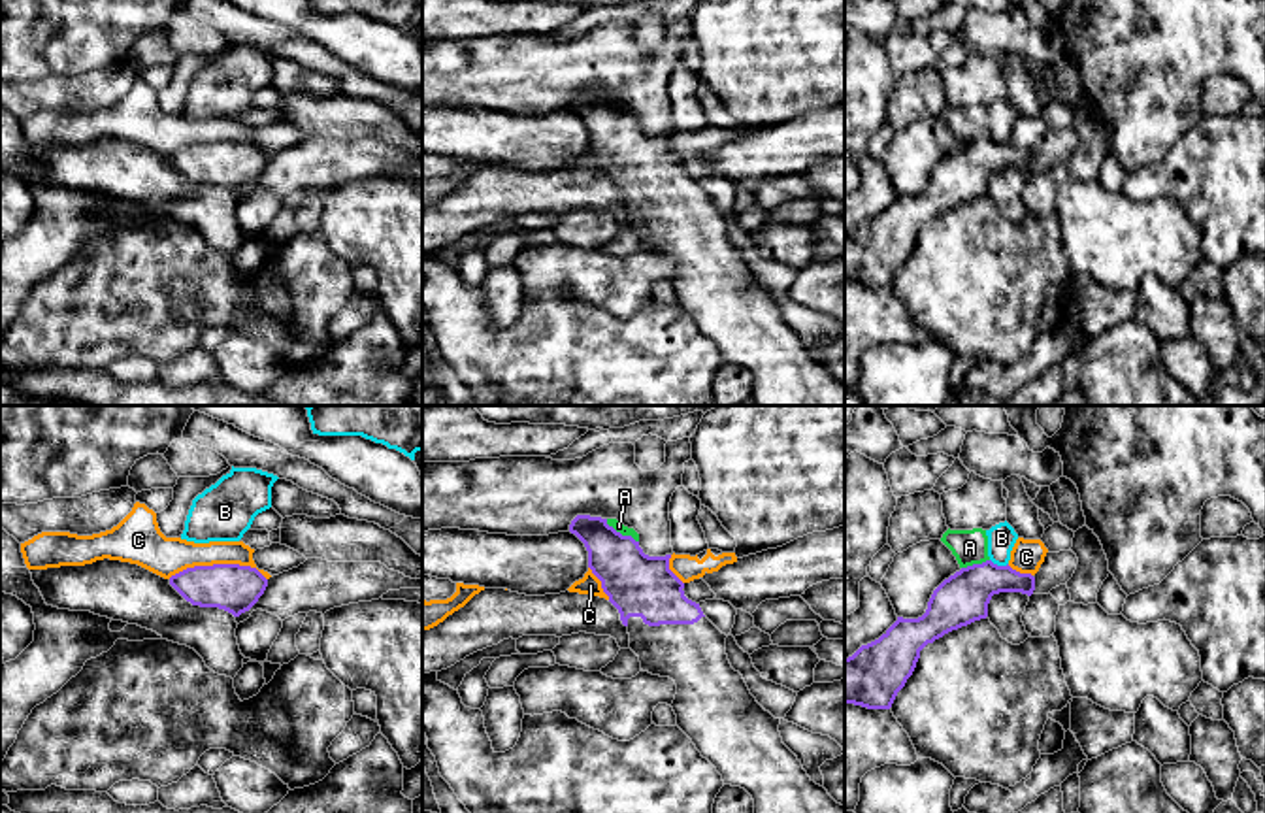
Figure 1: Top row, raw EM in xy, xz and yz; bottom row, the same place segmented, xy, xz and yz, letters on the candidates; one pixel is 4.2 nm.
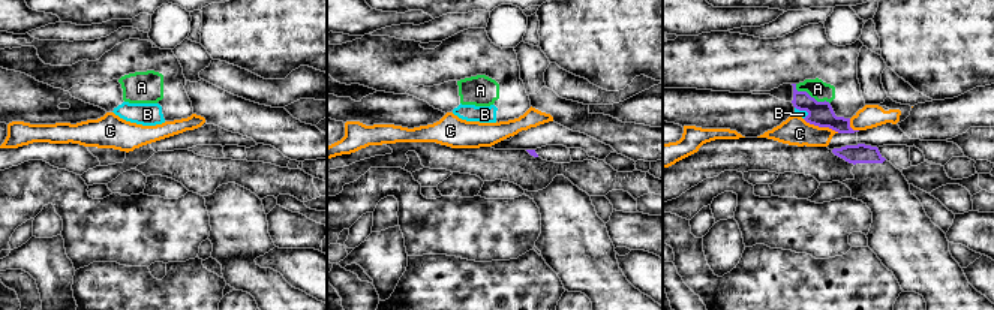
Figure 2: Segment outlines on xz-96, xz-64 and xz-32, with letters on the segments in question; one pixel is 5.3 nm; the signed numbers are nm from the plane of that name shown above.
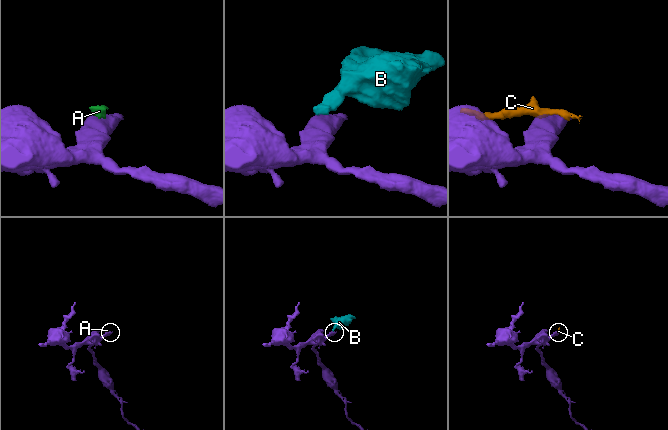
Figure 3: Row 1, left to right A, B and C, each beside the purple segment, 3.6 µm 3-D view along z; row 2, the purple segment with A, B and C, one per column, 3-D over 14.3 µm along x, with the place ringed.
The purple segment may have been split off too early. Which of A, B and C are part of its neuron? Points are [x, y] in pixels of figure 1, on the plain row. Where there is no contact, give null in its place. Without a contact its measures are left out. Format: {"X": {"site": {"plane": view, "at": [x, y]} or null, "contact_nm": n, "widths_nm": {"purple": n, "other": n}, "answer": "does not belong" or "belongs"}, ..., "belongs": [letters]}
{"A": {"site": {"plane": "xz", "at": [619, 110]}, "contact_nm": 170, "widths_nm": {"purple": 280, "other": 50}, "answer": "does not belong"}, "B": {"site": {"plane": "yz", "at": [1000, 144]}, "contact_nm": 80, "widths_nm": {"purple": 220, "other": 120}, "answer": "does not belong"}, "C": {"site": {"plane": "xy", "at": [217, 142]}, "contact_nm": 420, "widths_nm": {"purple": 200, "other": 160}, "answer": "does not belong"}, "belongs": []}

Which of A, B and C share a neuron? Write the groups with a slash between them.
A B / C

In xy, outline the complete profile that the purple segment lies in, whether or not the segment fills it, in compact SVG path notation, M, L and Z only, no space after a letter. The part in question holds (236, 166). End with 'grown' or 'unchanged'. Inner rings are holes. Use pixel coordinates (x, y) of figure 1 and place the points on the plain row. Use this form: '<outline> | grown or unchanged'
M213 141L187 145L172 153L170 162L192 183L219 185L239 194L258 179L268 157L251 143Z | unchanged

